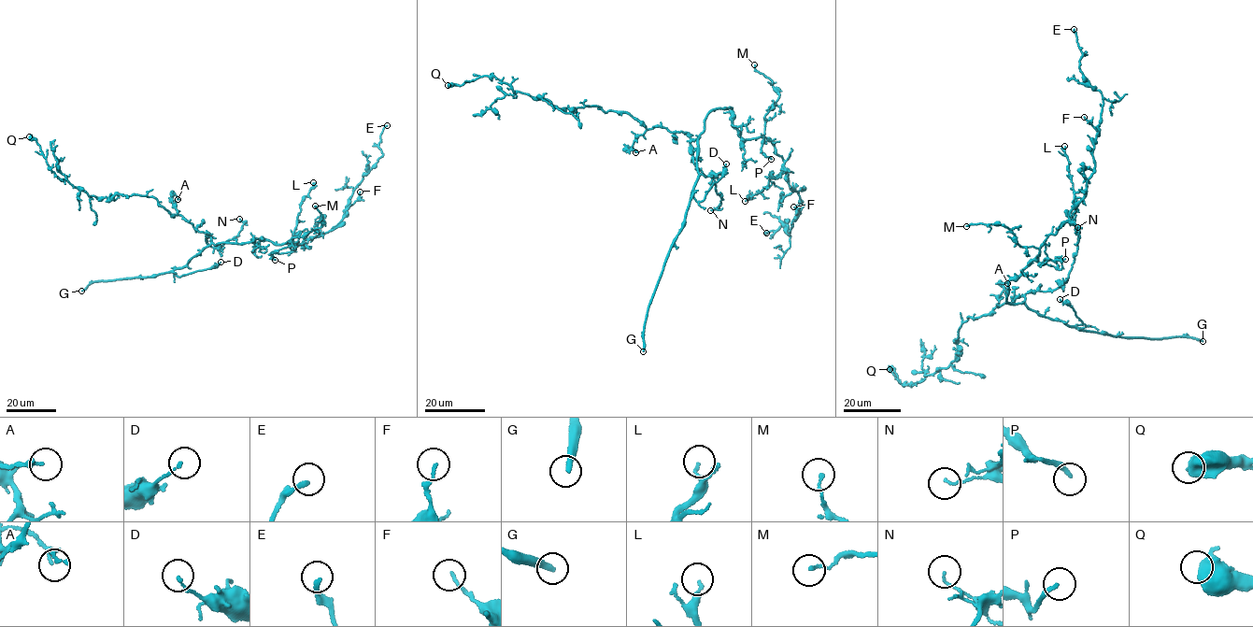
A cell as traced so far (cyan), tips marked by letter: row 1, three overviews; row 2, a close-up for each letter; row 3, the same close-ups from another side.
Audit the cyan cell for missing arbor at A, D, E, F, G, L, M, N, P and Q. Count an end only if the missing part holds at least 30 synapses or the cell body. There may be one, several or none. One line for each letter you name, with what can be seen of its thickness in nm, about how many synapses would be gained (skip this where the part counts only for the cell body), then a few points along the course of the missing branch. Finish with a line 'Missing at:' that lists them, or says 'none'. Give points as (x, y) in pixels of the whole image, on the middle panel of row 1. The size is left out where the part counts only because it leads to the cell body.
G: 280 nm thick; about 2500 synapses
Missing at: G

